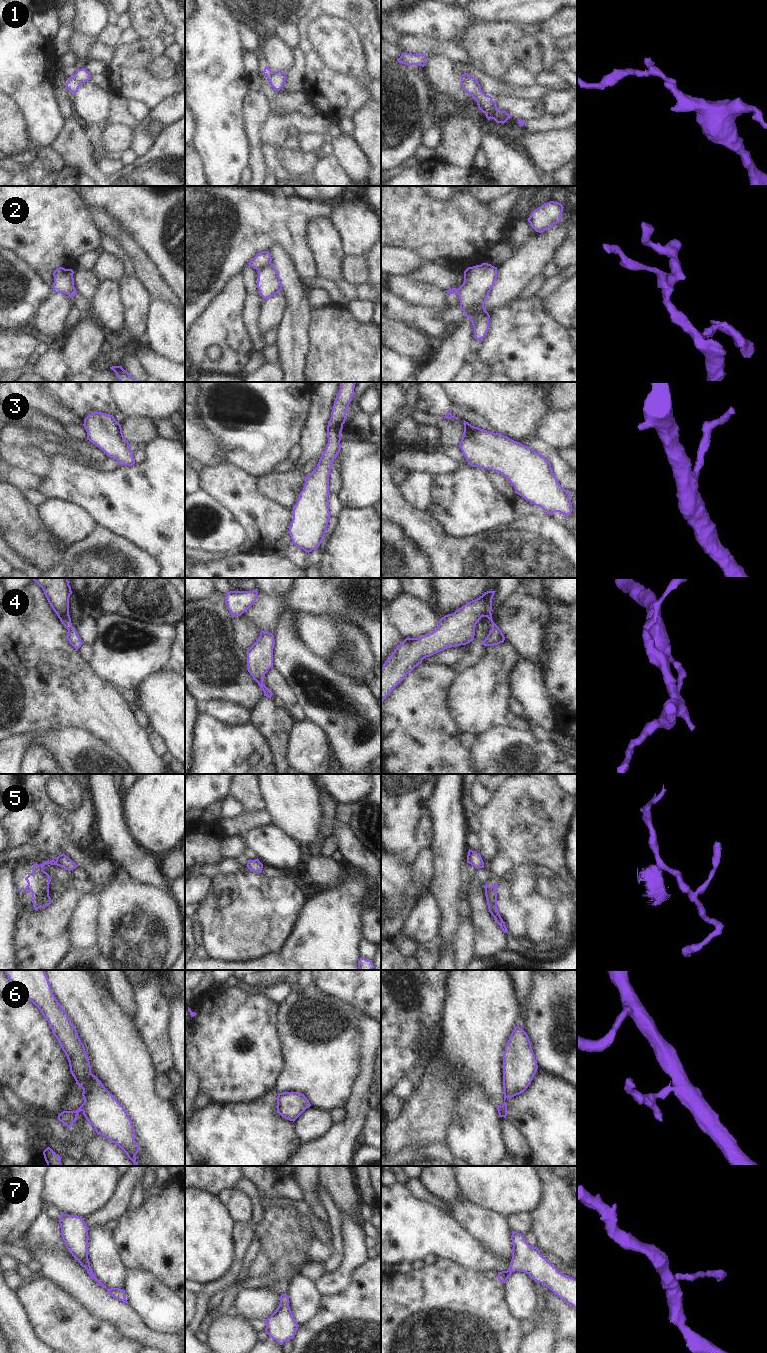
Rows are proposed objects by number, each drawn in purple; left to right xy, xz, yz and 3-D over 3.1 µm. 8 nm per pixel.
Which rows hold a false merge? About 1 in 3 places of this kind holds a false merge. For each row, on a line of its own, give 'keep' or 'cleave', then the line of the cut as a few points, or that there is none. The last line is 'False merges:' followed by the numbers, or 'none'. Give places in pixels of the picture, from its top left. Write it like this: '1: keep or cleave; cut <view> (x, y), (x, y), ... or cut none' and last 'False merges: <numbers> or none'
1: keep; cut none
2: cleave; cut xz (270, 262), (258, 270)
3: keep; cut none
4: keep; cut none
5: cleave; cut xy (54, 861), (56, 864)
6: cleave; cut xy (84, 1088), (85, 1107), (83, 1111)
7: keep; cut none
False merges: 2, 5, 6

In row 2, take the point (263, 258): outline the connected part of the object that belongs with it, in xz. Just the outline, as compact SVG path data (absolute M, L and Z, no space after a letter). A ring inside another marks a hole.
M261 251L256 254L254 258L252 258L248 265L255 268L256 270L260 270L265 266L269 265L272 261L272 257L269 251Z

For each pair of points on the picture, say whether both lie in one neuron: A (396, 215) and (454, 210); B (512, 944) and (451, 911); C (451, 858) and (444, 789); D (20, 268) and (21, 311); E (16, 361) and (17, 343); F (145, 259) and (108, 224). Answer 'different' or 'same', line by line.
A: same
B: different
C: same
D: same
E: same
F: same

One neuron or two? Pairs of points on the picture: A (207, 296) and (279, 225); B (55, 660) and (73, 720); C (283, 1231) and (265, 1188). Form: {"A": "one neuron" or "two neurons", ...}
{"A": "one neuron", "B": "one neuron", "C": "one neuron"}

